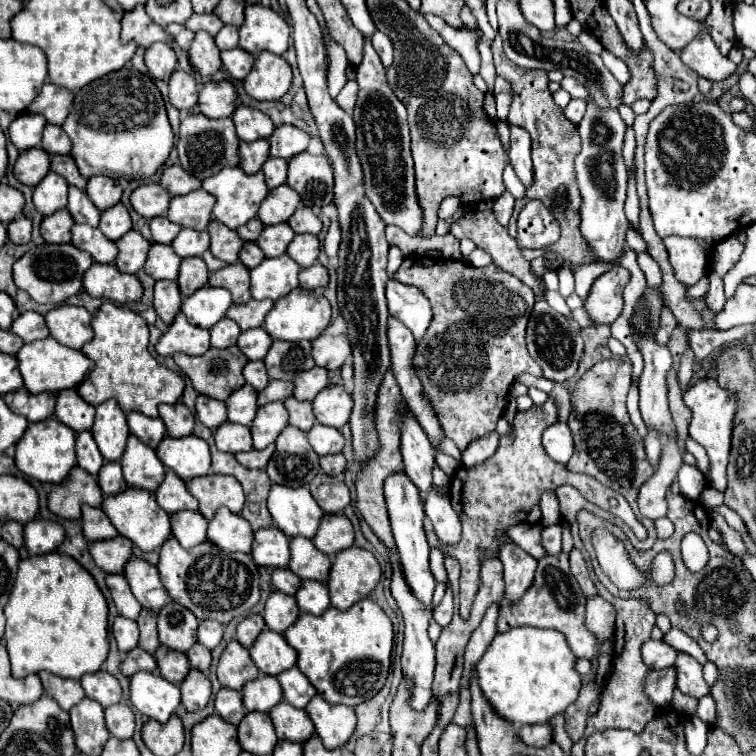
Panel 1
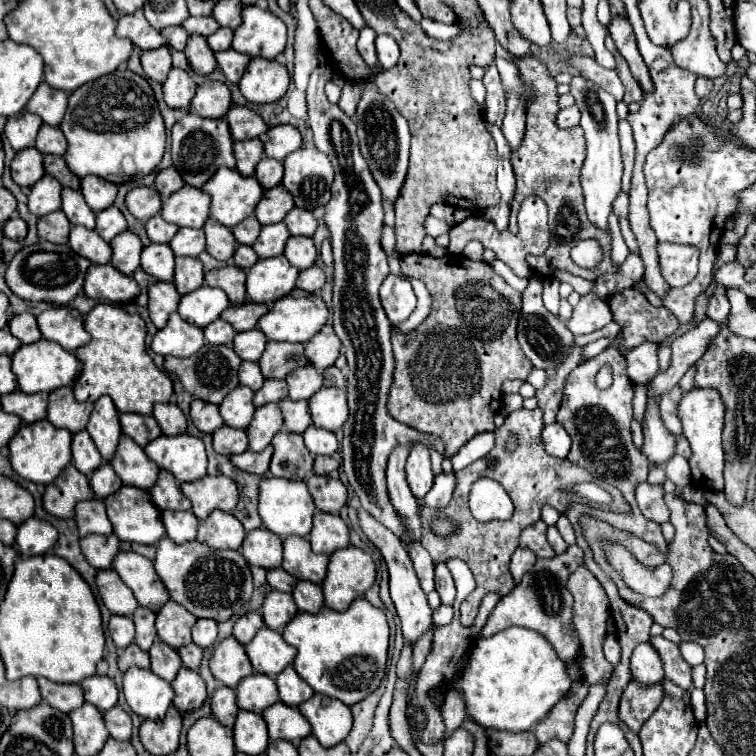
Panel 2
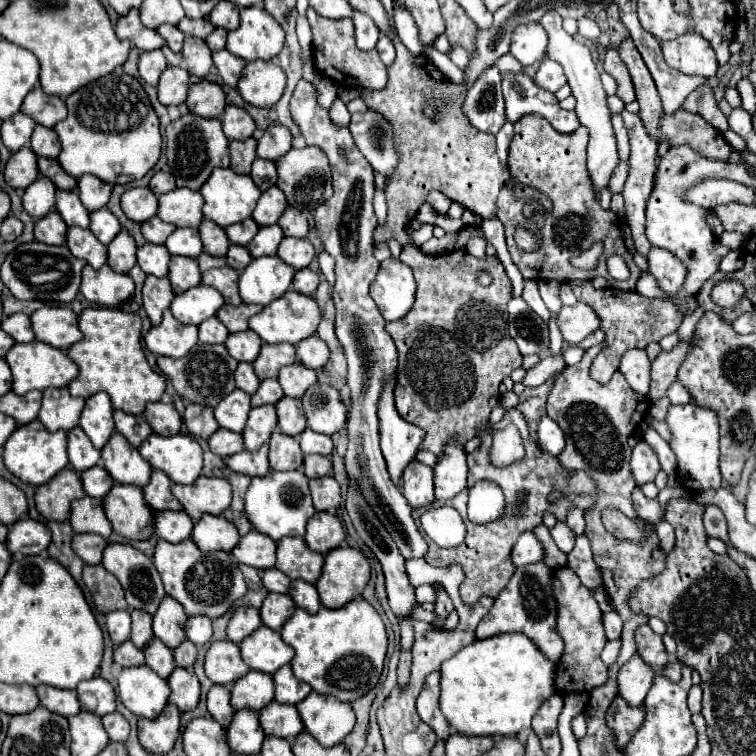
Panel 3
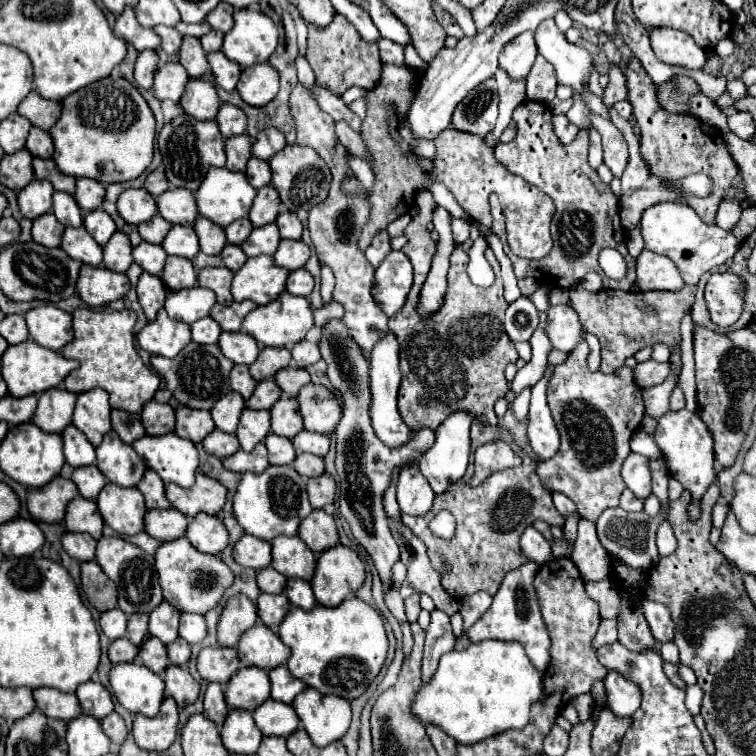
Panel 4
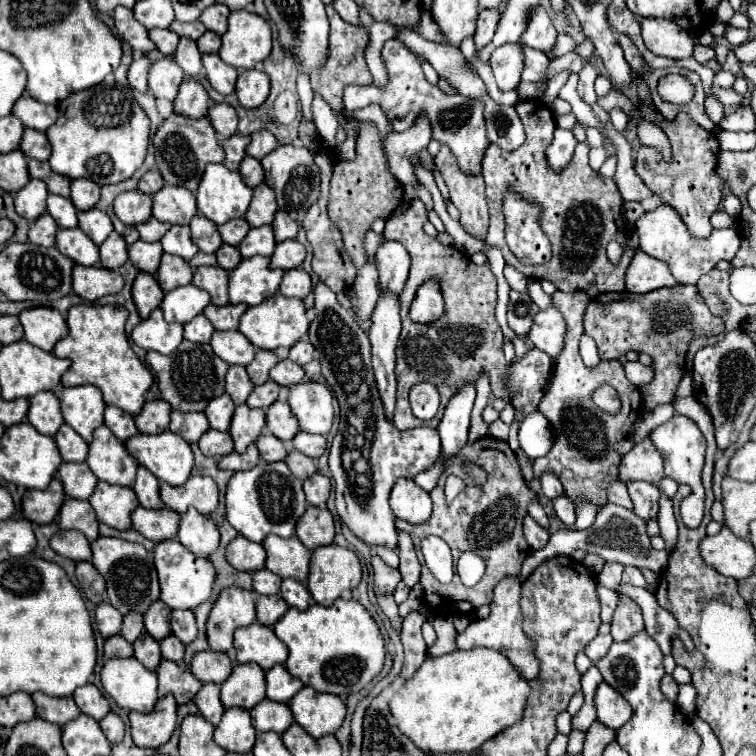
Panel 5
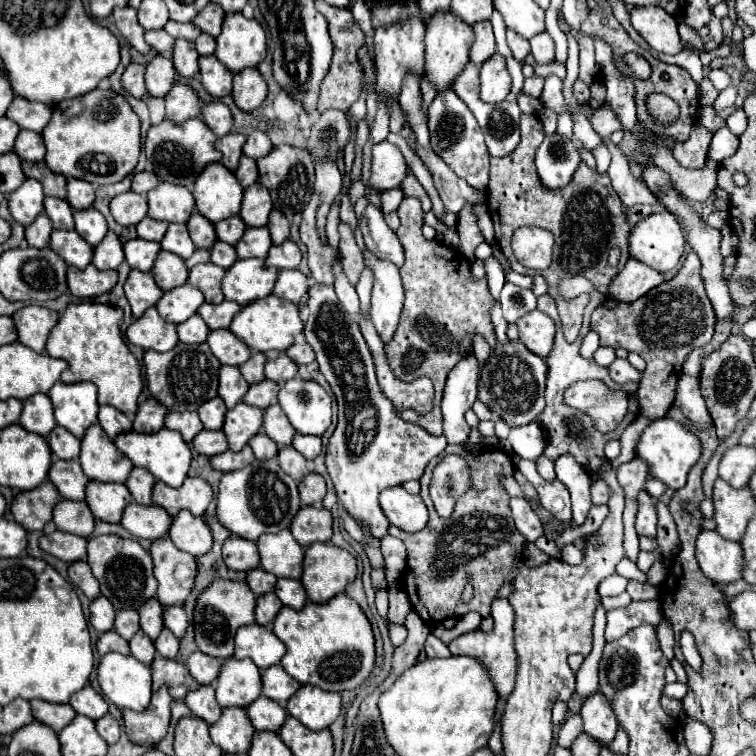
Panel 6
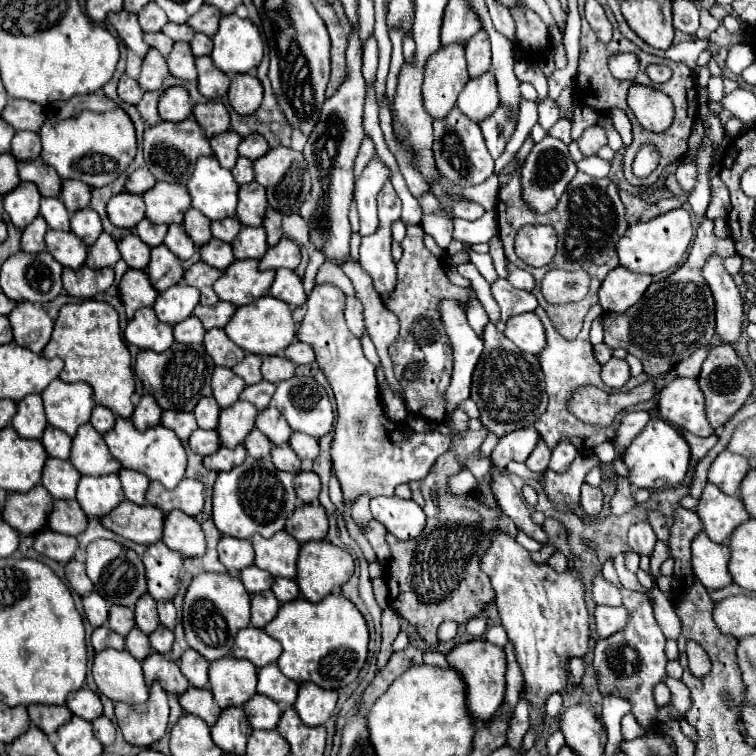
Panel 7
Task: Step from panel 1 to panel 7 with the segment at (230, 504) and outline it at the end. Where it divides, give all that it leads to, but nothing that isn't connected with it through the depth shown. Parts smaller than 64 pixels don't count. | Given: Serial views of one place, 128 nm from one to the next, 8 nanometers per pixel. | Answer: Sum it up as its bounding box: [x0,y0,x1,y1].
[146,478,204,516]

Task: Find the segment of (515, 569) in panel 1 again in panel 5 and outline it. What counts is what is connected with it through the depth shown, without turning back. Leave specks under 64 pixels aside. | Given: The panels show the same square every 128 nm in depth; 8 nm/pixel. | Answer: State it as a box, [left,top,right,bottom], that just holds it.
[524,516,550,550]

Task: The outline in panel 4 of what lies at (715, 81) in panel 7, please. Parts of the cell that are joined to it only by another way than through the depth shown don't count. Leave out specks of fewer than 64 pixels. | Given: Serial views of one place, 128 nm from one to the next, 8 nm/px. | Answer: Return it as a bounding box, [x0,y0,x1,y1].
[726,78,746,98]

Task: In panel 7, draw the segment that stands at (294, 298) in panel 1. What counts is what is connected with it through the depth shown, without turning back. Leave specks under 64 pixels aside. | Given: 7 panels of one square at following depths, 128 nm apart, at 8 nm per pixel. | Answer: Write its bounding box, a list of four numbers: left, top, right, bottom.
[224,296,296,356]

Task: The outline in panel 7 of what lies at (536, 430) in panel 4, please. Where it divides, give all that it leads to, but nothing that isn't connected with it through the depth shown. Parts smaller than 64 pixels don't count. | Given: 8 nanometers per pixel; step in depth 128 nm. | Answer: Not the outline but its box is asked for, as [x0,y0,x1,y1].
[492,428,538,468]

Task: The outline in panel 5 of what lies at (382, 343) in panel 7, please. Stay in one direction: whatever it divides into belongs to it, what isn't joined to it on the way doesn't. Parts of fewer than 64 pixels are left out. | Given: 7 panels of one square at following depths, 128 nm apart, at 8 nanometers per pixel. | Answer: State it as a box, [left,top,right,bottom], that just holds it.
[328,122,404,268]

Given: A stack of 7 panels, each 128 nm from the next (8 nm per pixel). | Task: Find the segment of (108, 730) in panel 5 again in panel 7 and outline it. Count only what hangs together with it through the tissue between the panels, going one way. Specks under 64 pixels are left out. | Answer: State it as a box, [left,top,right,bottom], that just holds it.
[92,716,116,746]

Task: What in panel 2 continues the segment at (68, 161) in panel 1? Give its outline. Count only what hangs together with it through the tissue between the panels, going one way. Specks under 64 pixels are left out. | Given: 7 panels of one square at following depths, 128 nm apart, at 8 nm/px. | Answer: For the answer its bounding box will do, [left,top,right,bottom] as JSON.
[44,156,80,190]

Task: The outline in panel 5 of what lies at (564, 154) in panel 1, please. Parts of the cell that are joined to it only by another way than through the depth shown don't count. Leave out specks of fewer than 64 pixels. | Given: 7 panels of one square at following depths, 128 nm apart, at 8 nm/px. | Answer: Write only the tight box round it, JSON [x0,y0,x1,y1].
[482,100,634,292]

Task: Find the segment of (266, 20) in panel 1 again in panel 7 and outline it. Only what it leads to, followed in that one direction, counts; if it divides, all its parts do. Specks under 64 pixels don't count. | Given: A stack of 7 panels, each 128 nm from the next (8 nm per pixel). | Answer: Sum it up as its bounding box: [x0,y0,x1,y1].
[210,14,262,74]

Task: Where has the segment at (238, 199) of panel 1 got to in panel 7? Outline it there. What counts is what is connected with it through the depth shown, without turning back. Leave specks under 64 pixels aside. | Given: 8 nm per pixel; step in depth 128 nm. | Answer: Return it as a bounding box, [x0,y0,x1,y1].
[186,156,238,220]

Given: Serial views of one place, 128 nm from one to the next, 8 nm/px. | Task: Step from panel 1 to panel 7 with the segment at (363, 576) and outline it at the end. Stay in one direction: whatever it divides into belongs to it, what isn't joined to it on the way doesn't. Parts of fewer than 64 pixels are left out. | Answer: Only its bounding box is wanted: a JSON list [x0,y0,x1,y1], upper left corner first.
[296,542,352,602]

